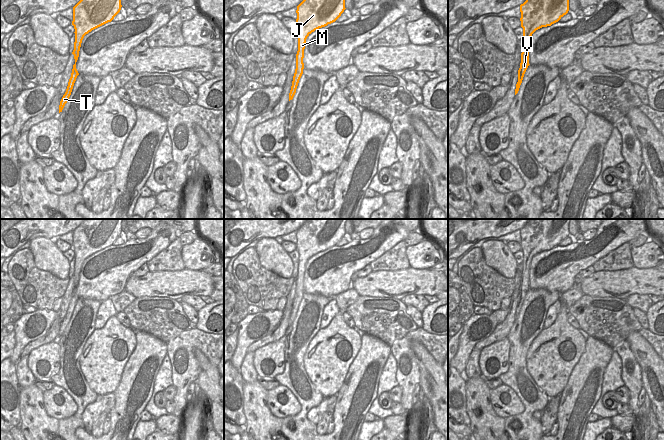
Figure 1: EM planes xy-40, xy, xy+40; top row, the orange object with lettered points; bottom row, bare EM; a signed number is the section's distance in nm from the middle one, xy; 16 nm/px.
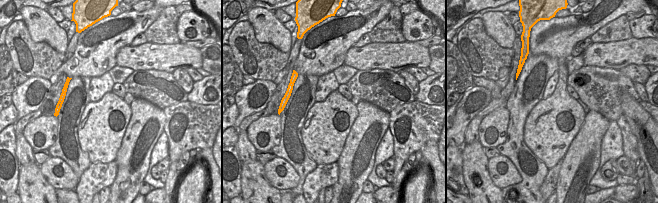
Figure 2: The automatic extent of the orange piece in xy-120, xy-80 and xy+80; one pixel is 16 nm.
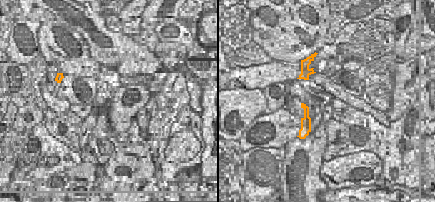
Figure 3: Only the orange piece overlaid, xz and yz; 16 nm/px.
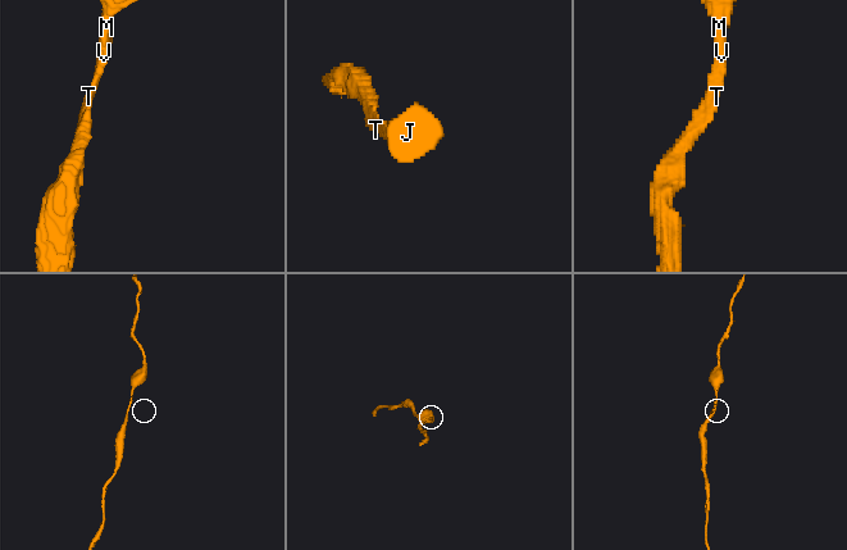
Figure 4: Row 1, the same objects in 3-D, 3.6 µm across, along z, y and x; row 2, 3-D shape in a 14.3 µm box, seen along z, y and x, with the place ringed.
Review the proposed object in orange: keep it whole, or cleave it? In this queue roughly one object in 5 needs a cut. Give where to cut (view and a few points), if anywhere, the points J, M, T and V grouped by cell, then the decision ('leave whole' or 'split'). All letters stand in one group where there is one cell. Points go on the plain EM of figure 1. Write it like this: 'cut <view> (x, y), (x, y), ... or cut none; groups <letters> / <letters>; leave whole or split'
cut none; groups J M T V; leave whole

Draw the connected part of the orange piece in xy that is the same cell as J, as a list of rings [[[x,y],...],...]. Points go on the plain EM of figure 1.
[[[308,219],[297,230],[296,249],[299,253],[296,293],[289,317],[289,325],[293,323],[304,293],[304,273],[307,261],[315,254],[335,246],[345,232],[347,219]]]

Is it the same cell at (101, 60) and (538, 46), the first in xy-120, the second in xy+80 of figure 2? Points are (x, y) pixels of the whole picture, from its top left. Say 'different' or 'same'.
same

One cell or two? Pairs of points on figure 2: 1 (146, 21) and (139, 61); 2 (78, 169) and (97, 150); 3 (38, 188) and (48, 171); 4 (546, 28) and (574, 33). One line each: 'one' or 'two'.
1: two
2: two
3: two
4: one

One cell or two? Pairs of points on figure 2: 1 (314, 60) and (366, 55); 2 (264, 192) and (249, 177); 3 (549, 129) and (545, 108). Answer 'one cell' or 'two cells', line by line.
1: two cells
2: one cell
3: one cell

